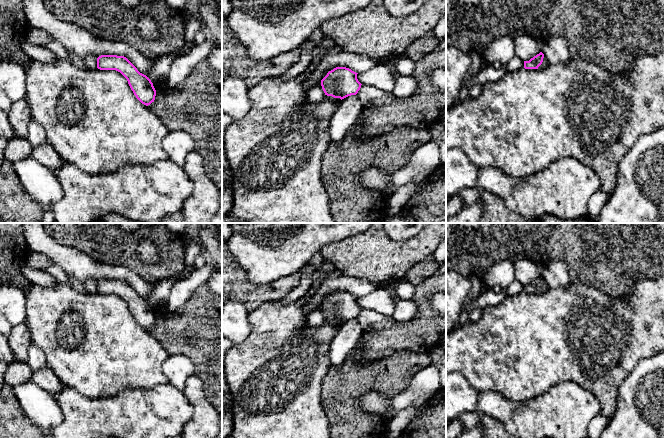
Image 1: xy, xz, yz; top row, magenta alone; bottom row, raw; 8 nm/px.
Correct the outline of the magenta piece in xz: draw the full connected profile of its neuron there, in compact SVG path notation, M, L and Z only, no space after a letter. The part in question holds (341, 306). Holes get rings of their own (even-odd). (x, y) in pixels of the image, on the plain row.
M336 291L321 304L322 313L327 320L341 324L356 319L361 312L356 296L346 291Z

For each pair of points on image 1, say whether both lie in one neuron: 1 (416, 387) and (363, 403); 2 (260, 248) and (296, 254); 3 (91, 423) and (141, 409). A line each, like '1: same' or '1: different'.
1: same
2: same
3: same

